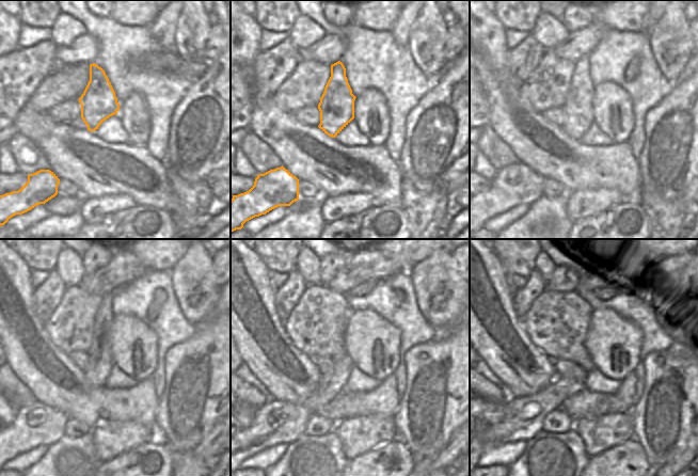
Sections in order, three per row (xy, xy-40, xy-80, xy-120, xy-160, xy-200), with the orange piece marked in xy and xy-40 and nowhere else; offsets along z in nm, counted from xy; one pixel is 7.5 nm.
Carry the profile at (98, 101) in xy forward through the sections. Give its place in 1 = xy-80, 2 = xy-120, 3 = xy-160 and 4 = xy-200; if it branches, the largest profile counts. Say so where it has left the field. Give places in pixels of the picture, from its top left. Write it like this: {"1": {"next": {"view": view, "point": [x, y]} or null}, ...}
{"1": {"next": {"view": "xy-80", "point": [577, 109]}}, "2": {"next": {"view": "xy-120", "point": [99, 352]}}, "3": {"next": {"view": "xy-160", "point": [276, 422]}}, "4": {"next": {"view": "xy-200", "point": [524, 417]}}}

